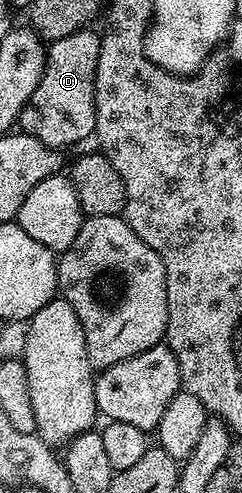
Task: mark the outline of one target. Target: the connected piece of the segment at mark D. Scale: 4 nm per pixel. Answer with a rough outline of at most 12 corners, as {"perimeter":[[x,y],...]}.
{"perimeter":[[101,33],[47,45],[18,121],[65,150],[96,131]]}

